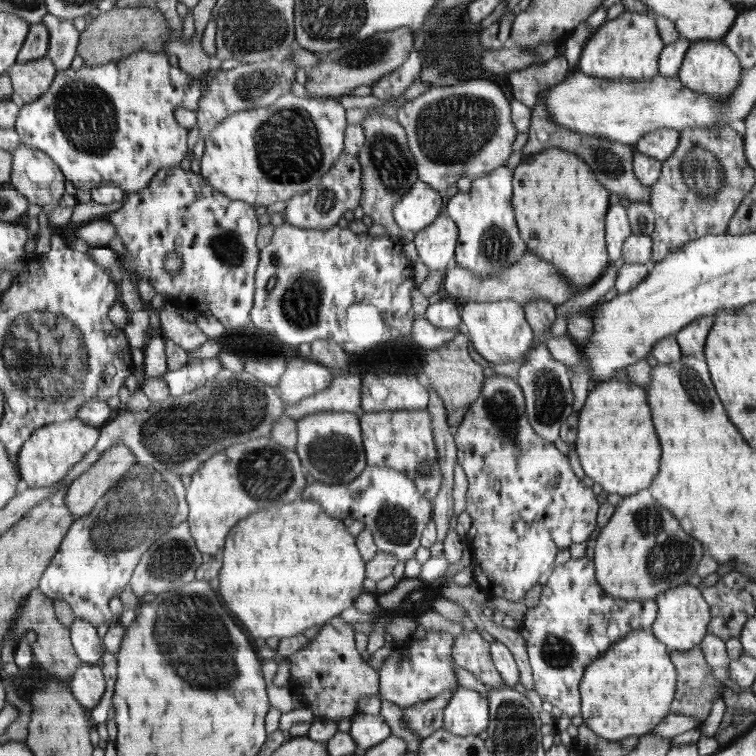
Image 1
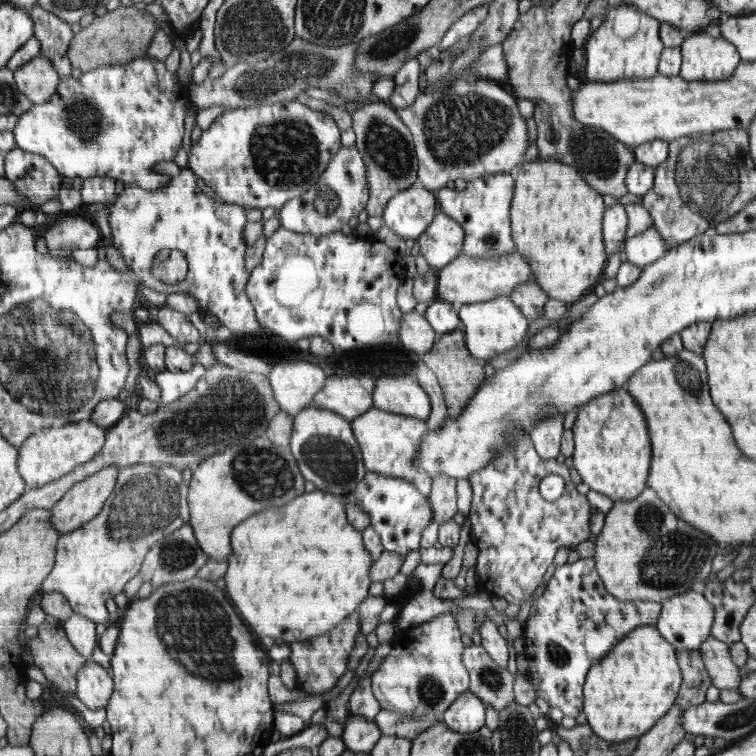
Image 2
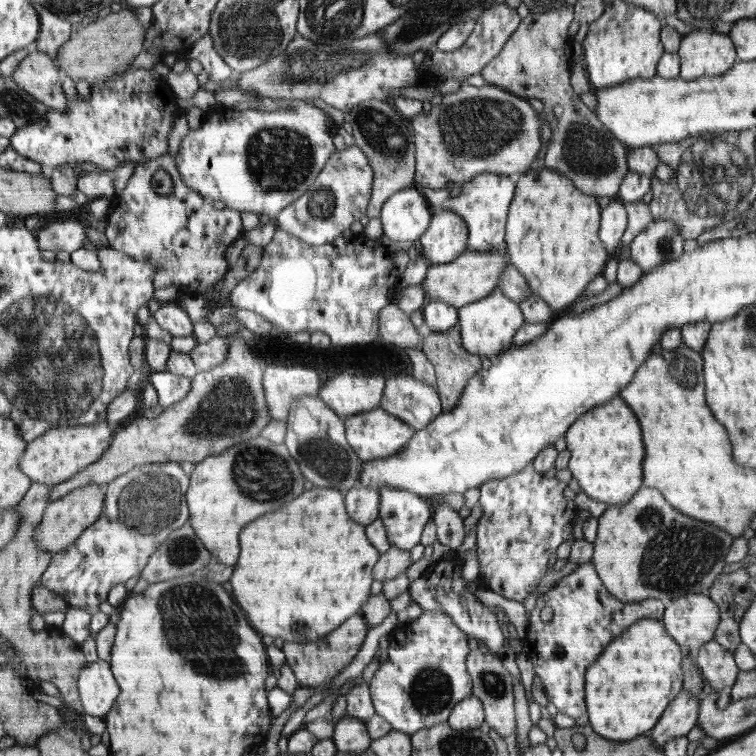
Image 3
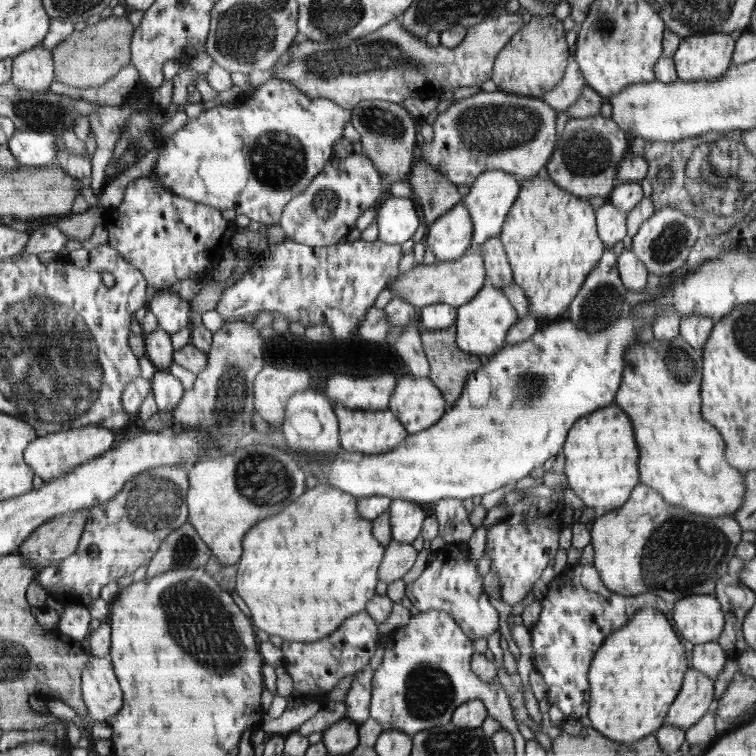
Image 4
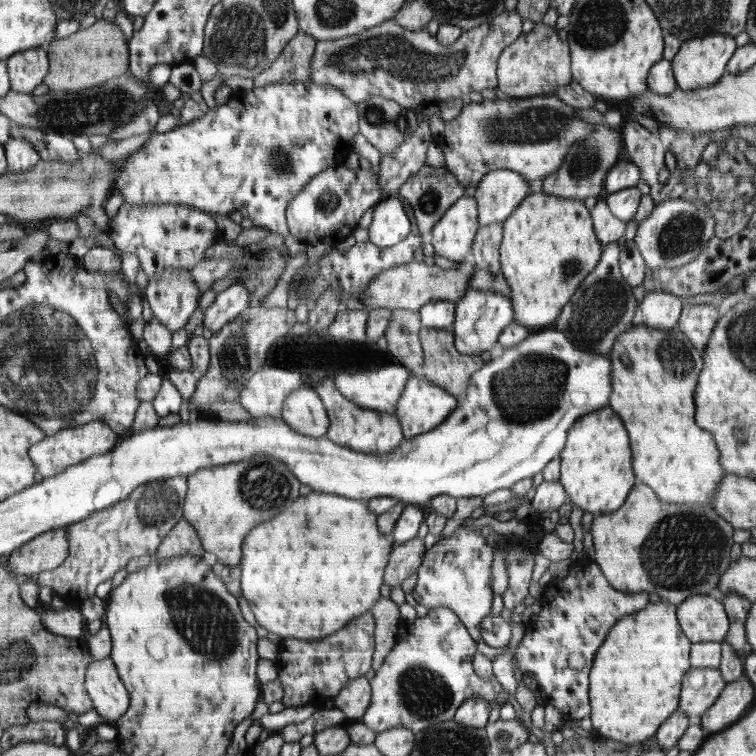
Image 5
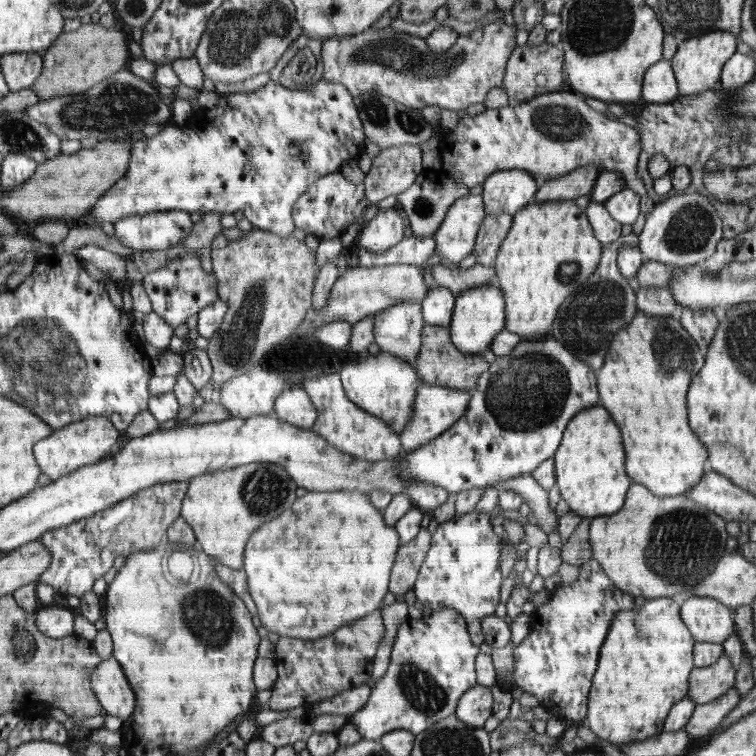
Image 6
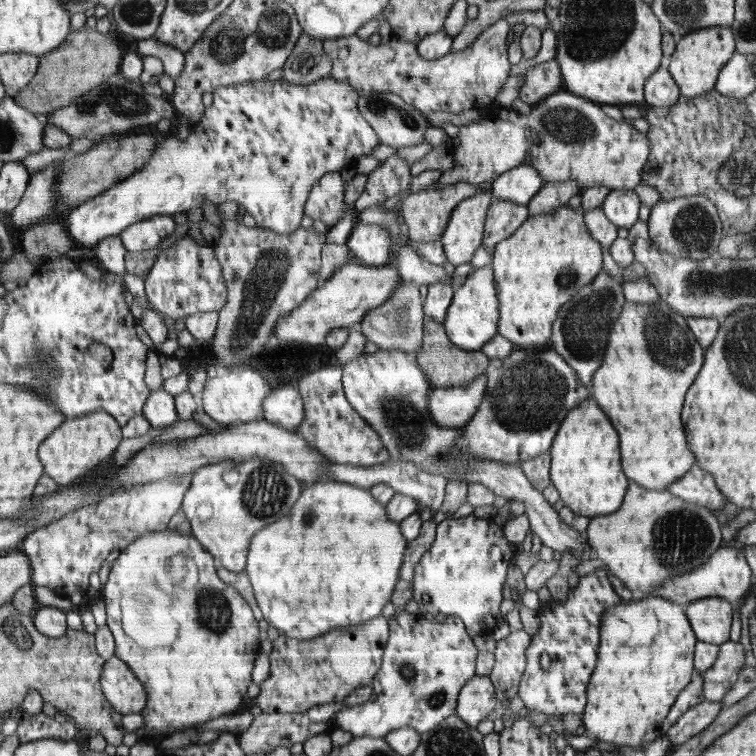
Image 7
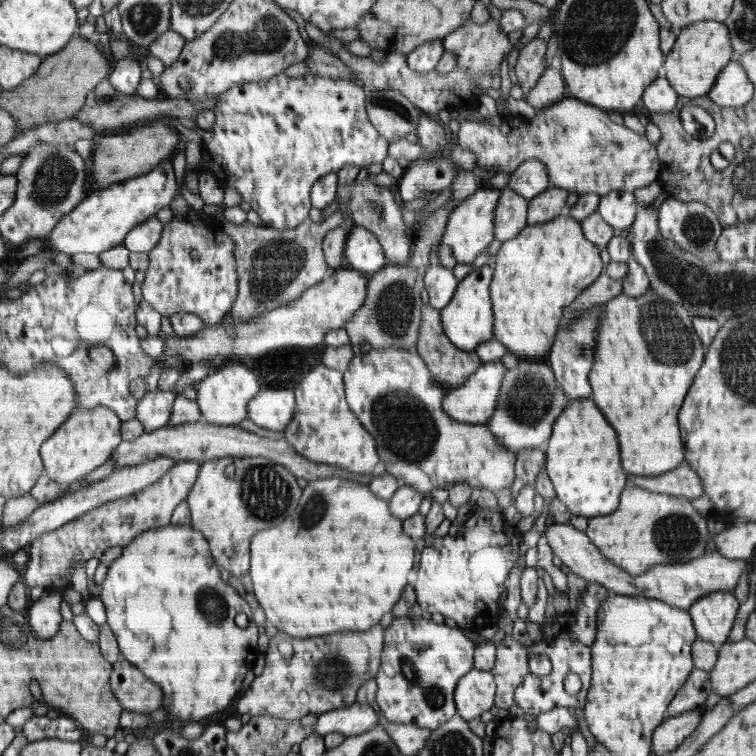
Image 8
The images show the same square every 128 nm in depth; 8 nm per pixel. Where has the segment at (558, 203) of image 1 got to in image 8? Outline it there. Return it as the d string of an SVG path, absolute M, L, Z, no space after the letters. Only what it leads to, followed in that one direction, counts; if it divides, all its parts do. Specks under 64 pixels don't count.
M562 213L545 223L526 224L515 238L500 246L500 251L495 257L492 280L493 318L495 319L493 336L504 343L506 349L518 358L528 360L548 358L568 307L603 271L604 263L599 249L584 237L580 221L572 218L568 213Z

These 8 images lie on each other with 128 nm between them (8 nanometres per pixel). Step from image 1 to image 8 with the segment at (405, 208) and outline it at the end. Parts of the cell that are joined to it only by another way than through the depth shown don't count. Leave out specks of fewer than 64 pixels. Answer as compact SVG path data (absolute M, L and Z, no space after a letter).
M358 225L347 233L344 256L350 269L371 275L386 266L383 249L373 231Z

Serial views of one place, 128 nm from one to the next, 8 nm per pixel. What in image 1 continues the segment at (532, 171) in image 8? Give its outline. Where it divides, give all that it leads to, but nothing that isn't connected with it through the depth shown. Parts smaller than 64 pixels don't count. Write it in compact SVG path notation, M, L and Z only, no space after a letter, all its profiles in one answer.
M506 165L475 179L469 192L460 191L447 198L444 214L449 215L460 230L456 263L476 272L480 278L508 269L529 252L521 238L513 207L513 170Z

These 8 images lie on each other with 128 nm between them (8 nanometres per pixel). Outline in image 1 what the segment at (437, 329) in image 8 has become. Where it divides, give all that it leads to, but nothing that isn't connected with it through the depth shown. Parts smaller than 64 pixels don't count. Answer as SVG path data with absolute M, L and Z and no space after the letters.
M466 332L454 336L452 340L444 342L442 346L427 350L424 374L428 376L431 388L438 392L445 408L448 411L449 428L456 432L458 425L462 424L465 414L469 412L470 405L474 404L484 386L482 366L476 364L468 354L468 337Z

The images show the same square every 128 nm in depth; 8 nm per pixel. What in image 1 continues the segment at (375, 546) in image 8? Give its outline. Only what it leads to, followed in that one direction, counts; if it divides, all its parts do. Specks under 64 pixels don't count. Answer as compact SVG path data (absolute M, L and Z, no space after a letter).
M304 499L290 502L286 506L272 506L272 508L260 510L258 514L254 514L254 518L244 518L242 522L238 522L238 526L234 526L234 530L230 530L225 546L226 550L220 554L222 562L224 562L220 569L220 594L222 594L222 598L226 598L226 606L230 606L230 610L234 610L234 616L242 622L242 626L246 626L248 634L252 634L254 638L267 639L276 636L276 638L285 639L296 635L302 636L306 629L328 625L334 618L339 617L342 611L351 608L355 599L362 594L364 559L357 546L357 536L348 530L343 519L334 518L325 511L321 503L314 502L314 500Z

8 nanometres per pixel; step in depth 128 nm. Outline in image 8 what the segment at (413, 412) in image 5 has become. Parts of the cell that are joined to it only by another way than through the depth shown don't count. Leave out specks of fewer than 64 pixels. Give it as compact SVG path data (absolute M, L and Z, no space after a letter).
M501 361L480 365L465 385L446 394L446 414L469 425L487 424L497 412L506 372L509 370Z

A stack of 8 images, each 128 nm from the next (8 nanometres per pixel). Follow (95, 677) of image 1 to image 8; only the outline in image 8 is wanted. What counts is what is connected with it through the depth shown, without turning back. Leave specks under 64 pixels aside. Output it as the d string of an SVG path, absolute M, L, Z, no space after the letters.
M125 660L113 664L110 686L121 706L138 713L151 713L165 702L160 686L146 678L141 670Z

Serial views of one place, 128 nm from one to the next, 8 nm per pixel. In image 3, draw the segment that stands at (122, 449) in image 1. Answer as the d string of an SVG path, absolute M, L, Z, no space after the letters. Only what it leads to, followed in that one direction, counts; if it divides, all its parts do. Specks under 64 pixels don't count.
M89 483L85 487L71 490L65 497L48 503L42 522L37 526L34 538L42 549L59 554L78 540L82 532L101 517L104 512L106 484Z

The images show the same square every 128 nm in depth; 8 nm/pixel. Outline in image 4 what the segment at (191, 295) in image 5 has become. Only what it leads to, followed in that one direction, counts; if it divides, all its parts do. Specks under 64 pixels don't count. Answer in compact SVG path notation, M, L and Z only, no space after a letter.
M171 287L167 290L158 289L150 301L148 310L155 314L159 328L168 334L173 335L192 325L190 302L182 299L178 292L173 292Z

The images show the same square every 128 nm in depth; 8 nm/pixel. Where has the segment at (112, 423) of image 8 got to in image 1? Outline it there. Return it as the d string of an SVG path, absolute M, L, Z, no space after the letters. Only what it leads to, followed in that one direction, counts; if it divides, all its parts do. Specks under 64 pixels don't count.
M77 416L69 421L36 429L18 453L17 468L23 487L38 489L57 485L68 476L69 470L74 468L74 465L84 460L86 453L94 448L100 436L99 427L90 426L78 420Z

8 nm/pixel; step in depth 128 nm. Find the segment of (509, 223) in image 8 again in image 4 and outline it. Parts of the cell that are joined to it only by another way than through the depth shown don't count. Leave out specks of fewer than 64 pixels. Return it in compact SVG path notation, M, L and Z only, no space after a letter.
M498 237L482 244L476 251L485 258L485 269L488 275L486 285L502 289L502 286L515 283L508 255Z

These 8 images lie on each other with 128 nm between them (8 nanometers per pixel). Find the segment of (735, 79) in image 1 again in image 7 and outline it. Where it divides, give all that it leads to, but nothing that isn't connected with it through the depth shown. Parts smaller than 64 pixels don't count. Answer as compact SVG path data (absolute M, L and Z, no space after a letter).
M710 26L679 38L668 66L672 79L678 85L679 94L692 98L710 92L715 88L720 69L734 56L734 53L736 48L731 27Z

